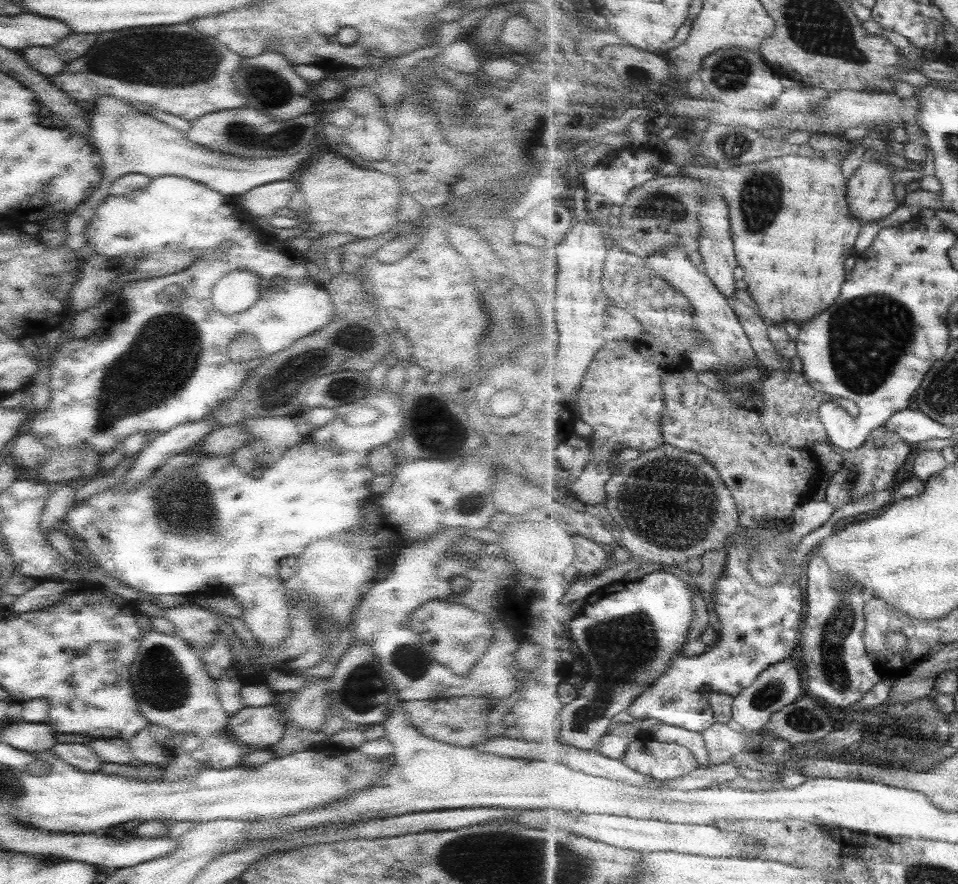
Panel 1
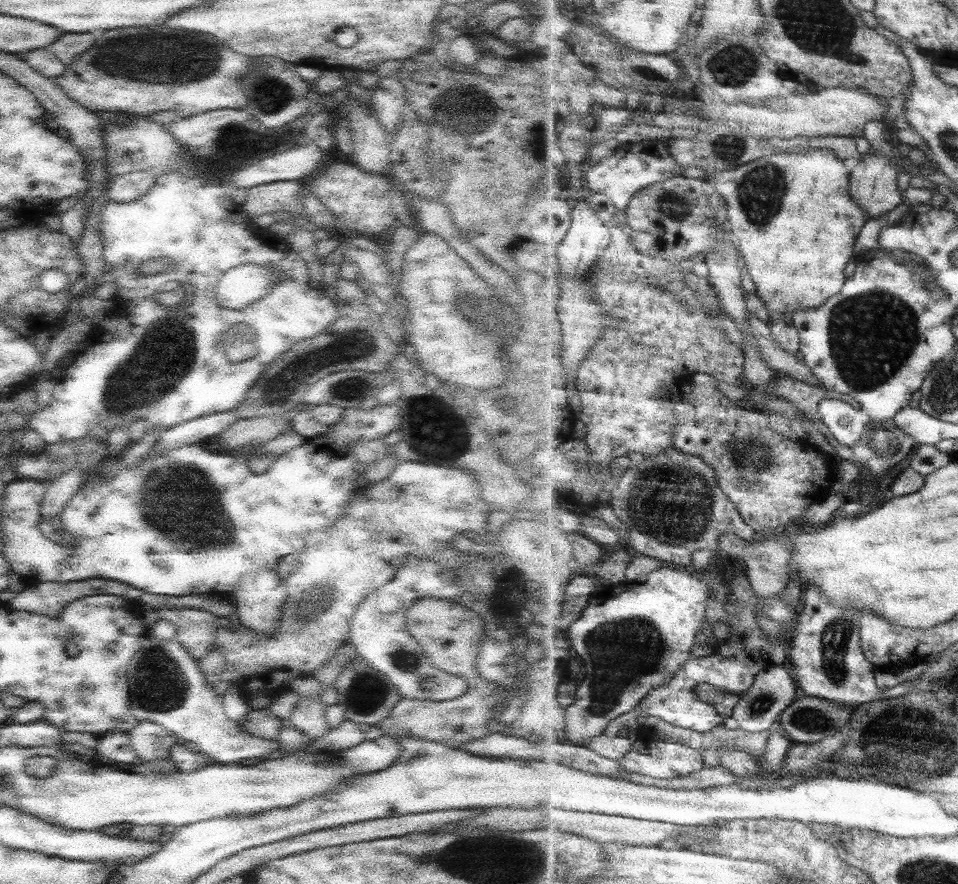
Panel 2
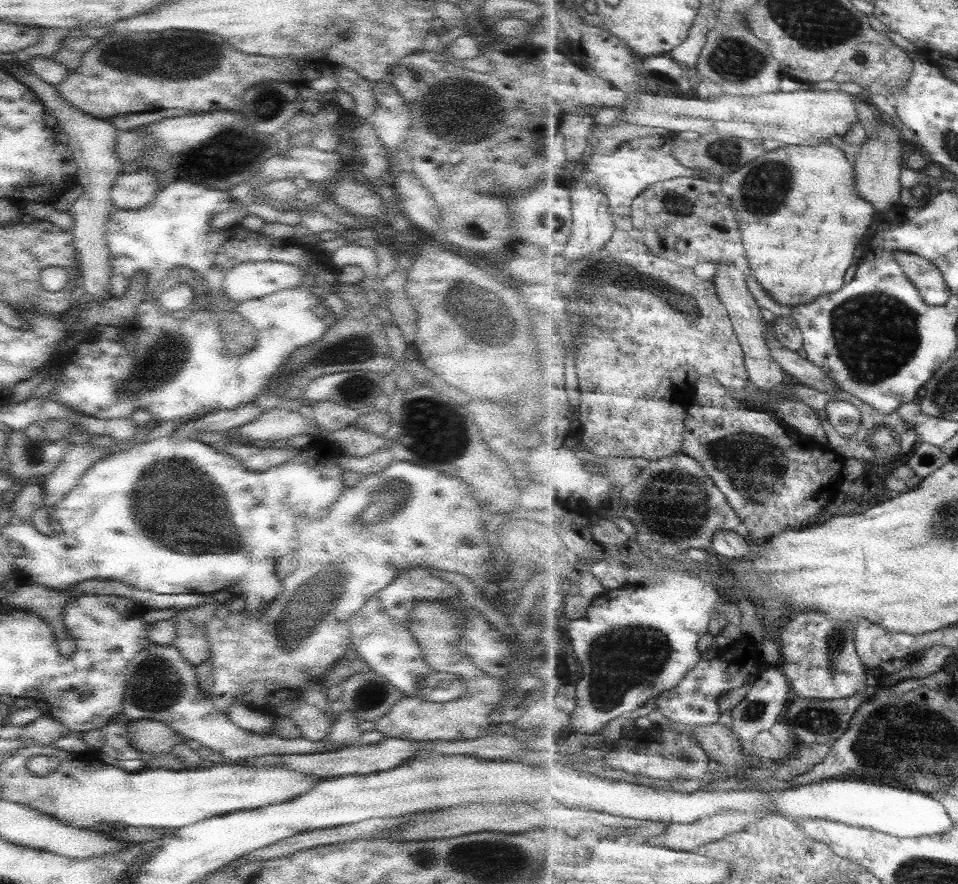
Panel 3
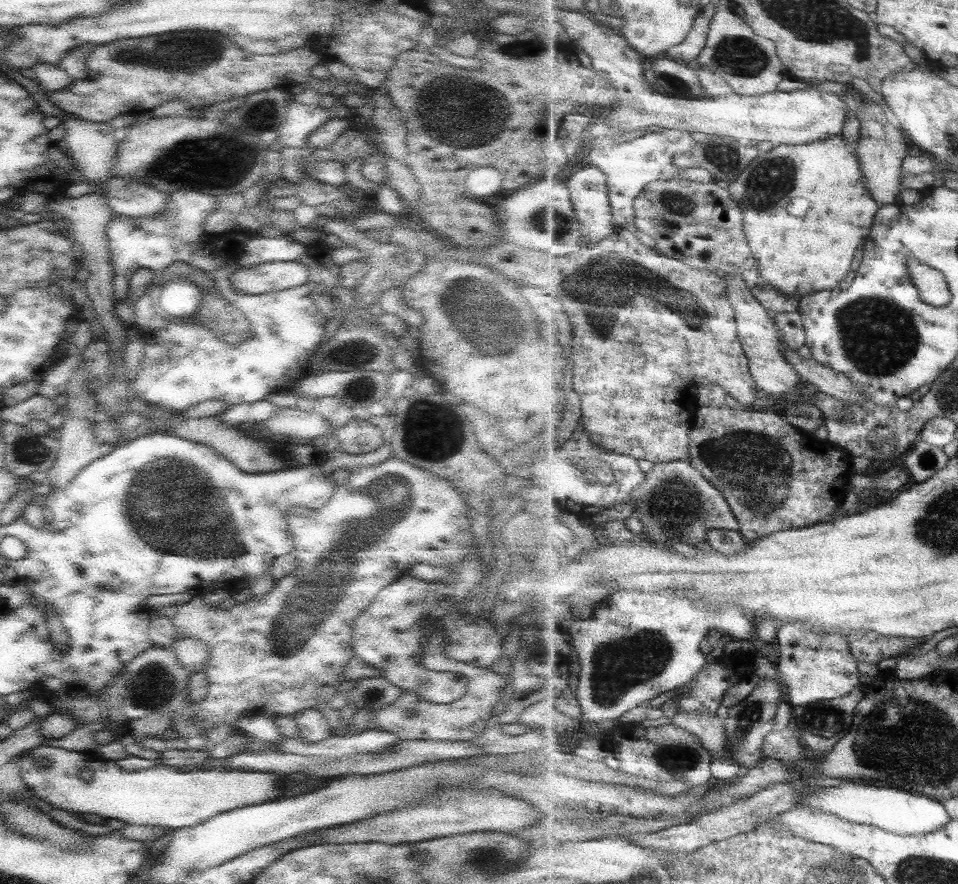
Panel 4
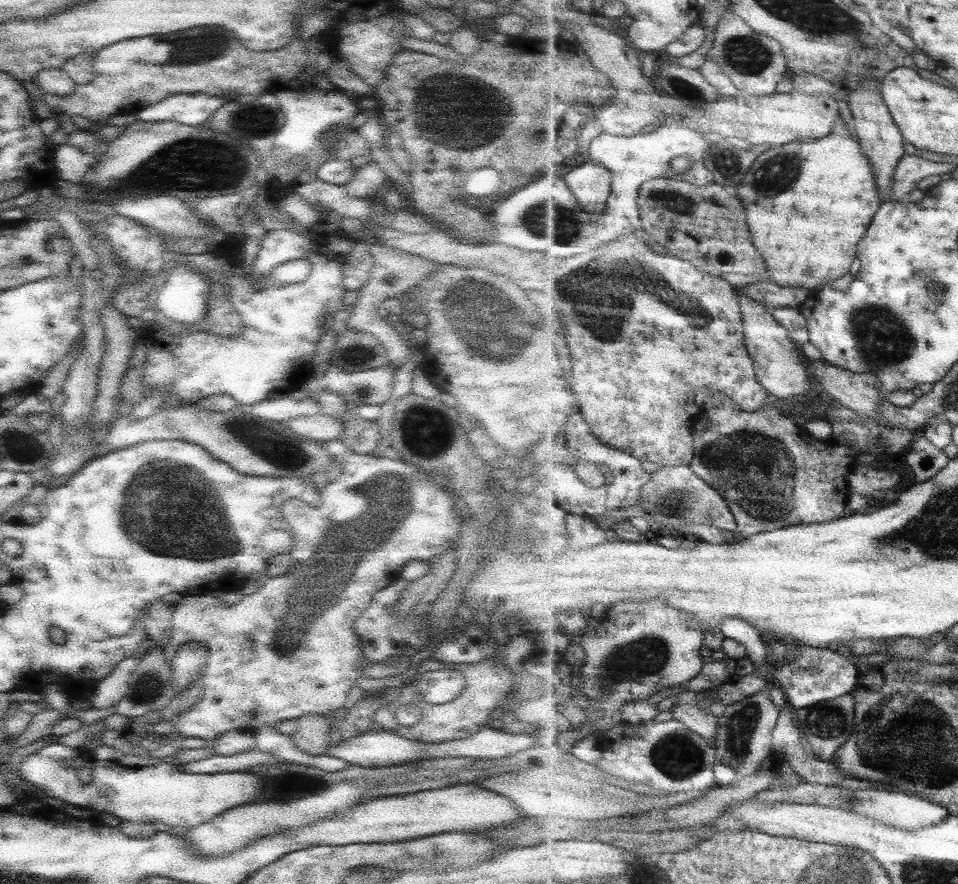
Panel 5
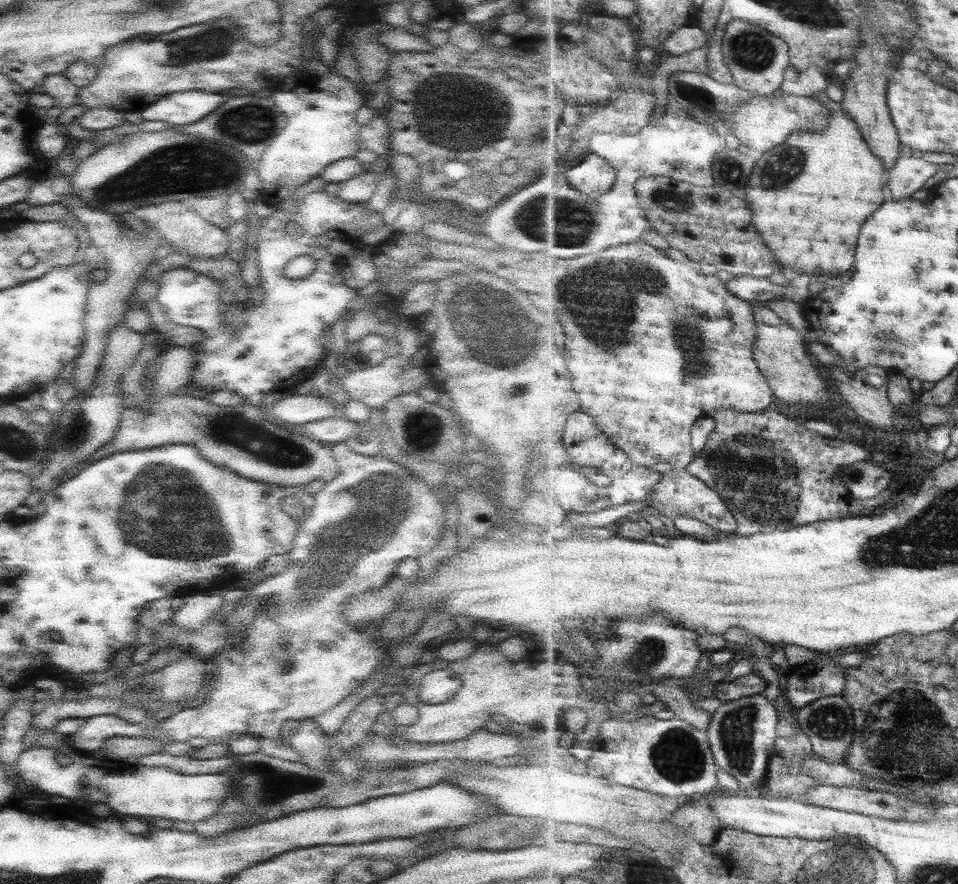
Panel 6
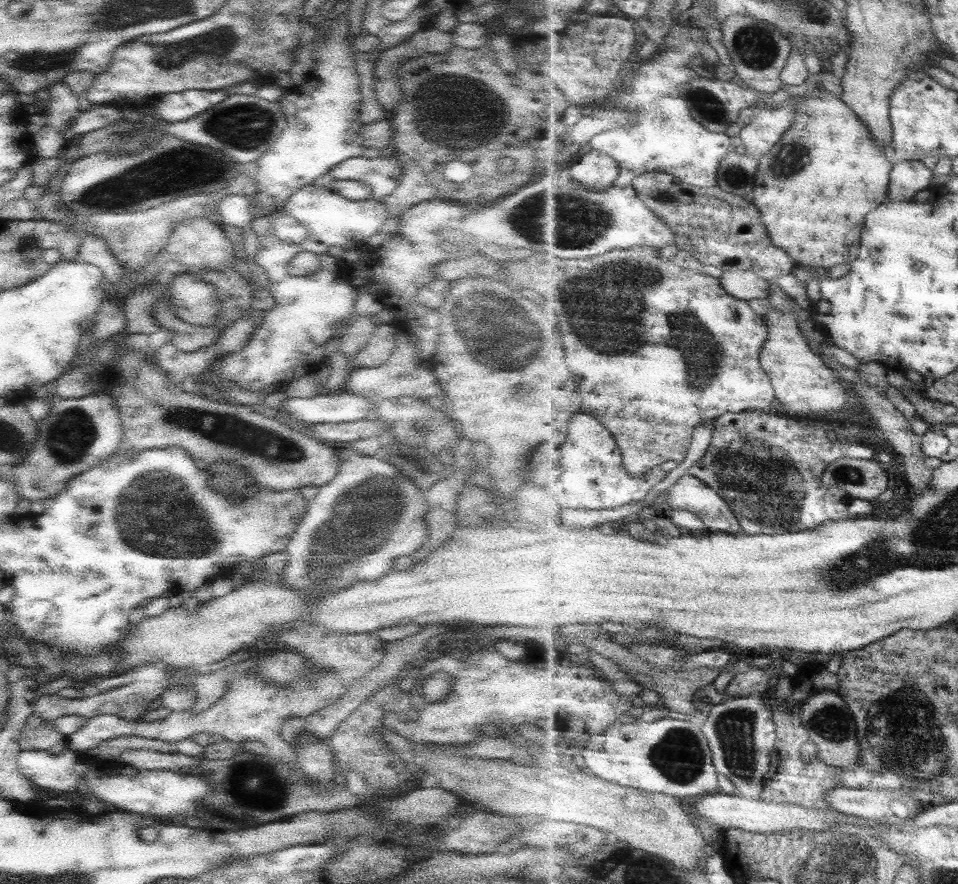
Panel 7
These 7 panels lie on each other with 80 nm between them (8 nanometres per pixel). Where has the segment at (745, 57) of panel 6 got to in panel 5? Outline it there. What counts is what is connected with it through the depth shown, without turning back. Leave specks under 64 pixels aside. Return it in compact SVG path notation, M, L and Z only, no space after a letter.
M729 8L722 12L714 28L714 39L706 60L714 61L722 74L728 76L743 95L772 95L777 92L779 82L785 80L791 72L782 43L778 39L759 34Z

